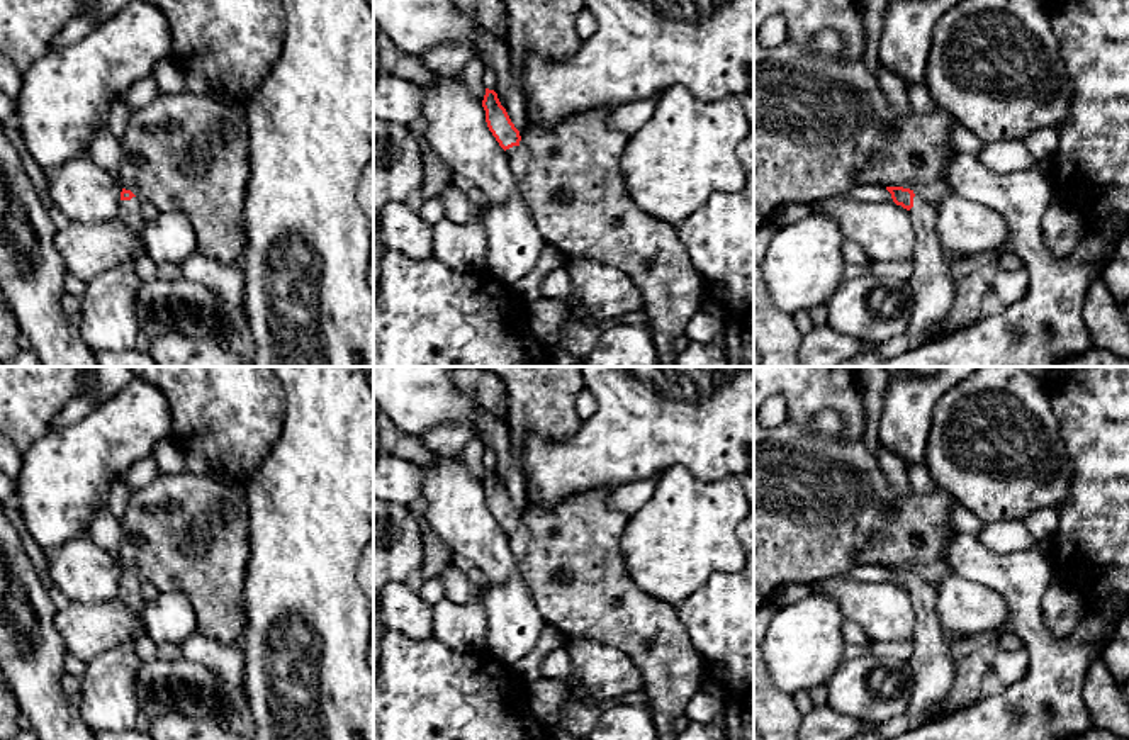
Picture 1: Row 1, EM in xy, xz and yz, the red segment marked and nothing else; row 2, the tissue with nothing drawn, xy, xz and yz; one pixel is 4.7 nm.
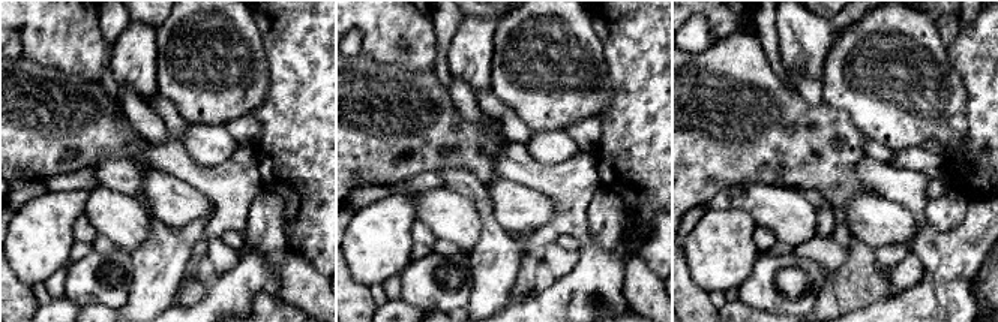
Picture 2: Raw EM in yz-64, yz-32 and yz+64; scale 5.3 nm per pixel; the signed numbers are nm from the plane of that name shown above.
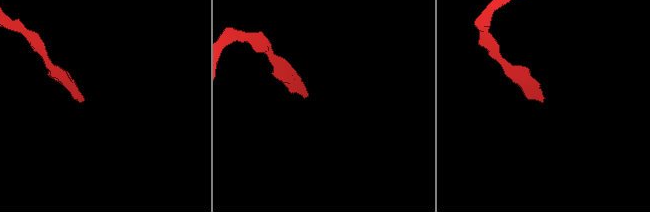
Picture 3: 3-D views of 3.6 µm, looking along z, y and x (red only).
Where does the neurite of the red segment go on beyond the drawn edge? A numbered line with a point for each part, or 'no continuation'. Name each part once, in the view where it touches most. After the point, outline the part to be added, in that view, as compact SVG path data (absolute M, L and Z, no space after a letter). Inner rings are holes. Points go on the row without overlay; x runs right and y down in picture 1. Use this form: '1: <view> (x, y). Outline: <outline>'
1: yz (931, 669). Outline: M915 575L908 592L917 625L912 640L913 653L903 667L910 681L910 701L905 715L913 728L918 728L932 720L934 709L942 715L944 699L956 681L958 660L951 655L951 648L961 636L949 635L942 628L932 586Z

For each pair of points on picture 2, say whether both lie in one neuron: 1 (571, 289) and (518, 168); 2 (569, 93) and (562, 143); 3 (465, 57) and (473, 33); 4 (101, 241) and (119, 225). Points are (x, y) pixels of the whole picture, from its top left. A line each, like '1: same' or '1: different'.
1: same
2: different
3: same
4: different

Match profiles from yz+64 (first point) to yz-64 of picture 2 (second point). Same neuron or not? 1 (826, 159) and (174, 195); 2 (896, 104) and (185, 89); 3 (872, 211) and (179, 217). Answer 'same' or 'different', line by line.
1: different
2: same
3: same

